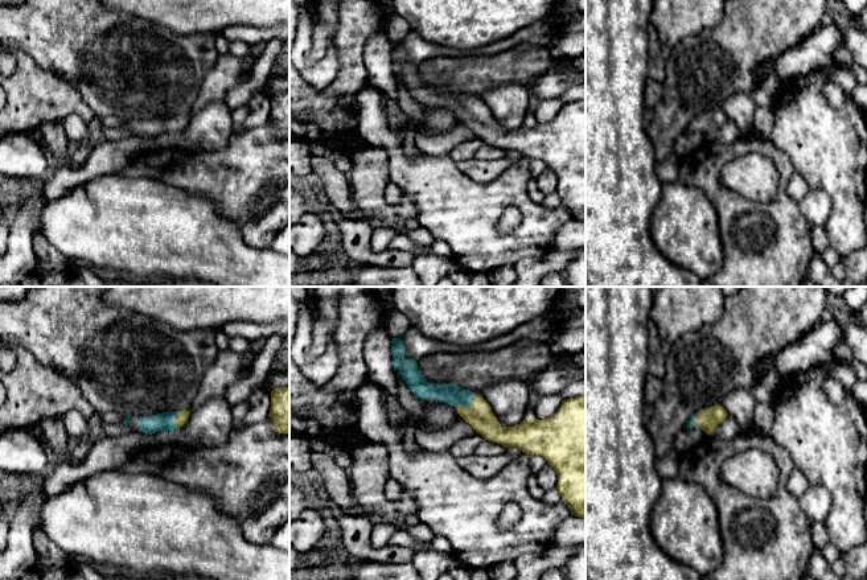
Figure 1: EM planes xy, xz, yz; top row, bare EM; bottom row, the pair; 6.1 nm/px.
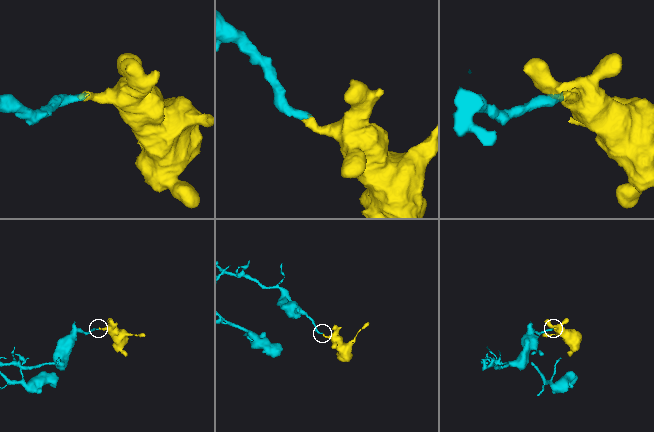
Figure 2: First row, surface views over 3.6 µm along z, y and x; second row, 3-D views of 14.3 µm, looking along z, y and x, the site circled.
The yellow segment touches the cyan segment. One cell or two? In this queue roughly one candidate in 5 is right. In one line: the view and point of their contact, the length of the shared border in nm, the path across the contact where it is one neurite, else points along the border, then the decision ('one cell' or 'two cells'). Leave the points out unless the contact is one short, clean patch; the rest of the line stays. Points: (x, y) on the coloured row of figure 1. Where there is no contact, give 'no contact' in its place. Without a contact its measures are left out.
xz (471, 406) | 150 nm | across xz (479, 415), (471, 406), (451, 394) | one cell

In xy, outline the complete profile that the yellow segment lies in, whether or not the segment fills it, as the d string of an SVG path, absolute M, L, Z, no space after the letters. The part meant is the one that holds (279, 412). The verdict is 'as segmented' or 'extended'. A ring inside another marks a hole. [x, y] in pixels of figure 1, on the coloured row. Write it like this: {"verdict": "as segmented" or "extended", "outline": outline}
{"verdict": "as segmented", "outline": "M289 386L271 391L268 416L274 420L275 432L289 433Z"}

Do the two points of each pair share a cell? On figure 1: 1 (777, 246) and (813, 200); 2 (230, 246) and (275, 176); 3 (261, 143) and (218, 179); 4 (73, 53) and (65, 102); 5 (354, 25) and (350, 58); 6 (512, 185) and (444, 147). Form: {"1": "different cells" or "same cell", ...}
{"1": "different cells", "2": "different cells", "3": "same cell", "4": "different cells", "5": "same cell", "6": "different cells"}

